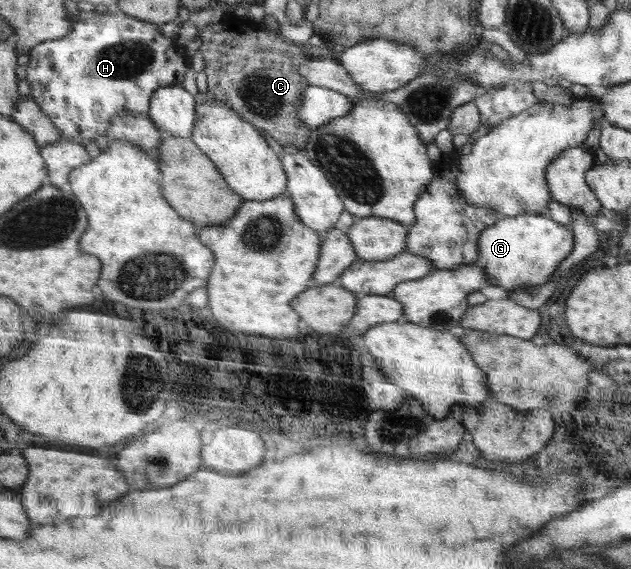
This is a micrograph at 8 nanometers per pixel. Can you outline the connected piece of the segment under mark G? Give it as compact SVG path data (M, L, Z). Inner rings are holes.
M522 213L518 216L501 217L480 233L478 241L478 263L485 270L494 286L501 286L507 292L517 288L528 288L546 284L557 271L559 264L571 253L574 246L571 228L553 221L548 214Z

